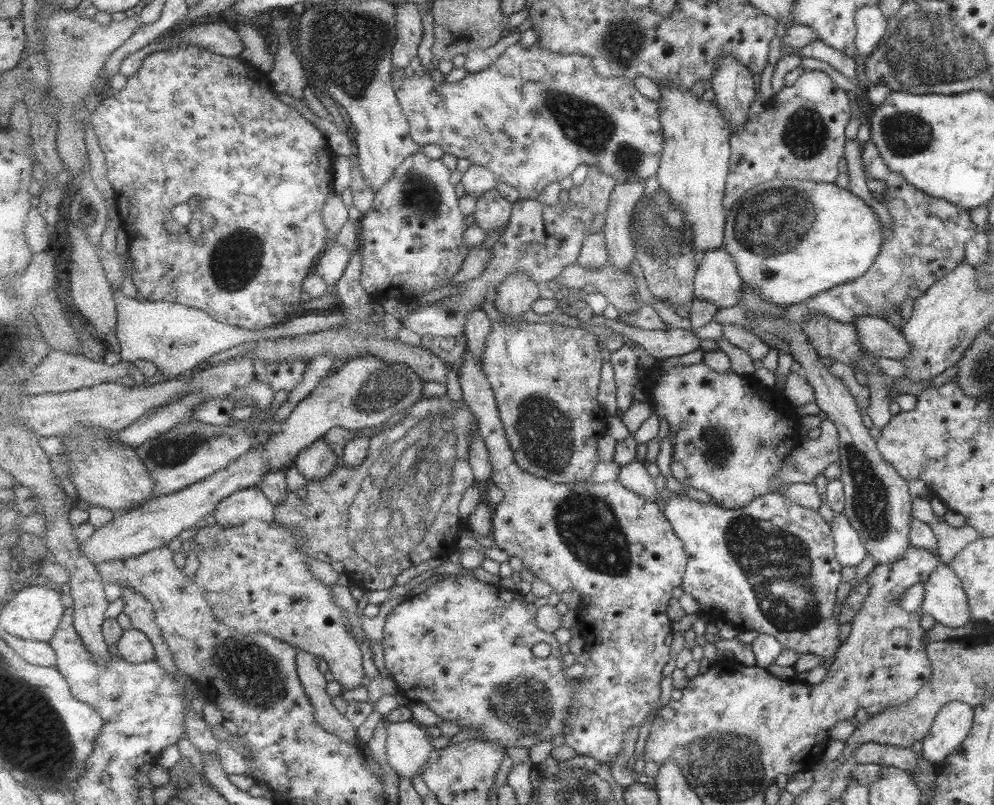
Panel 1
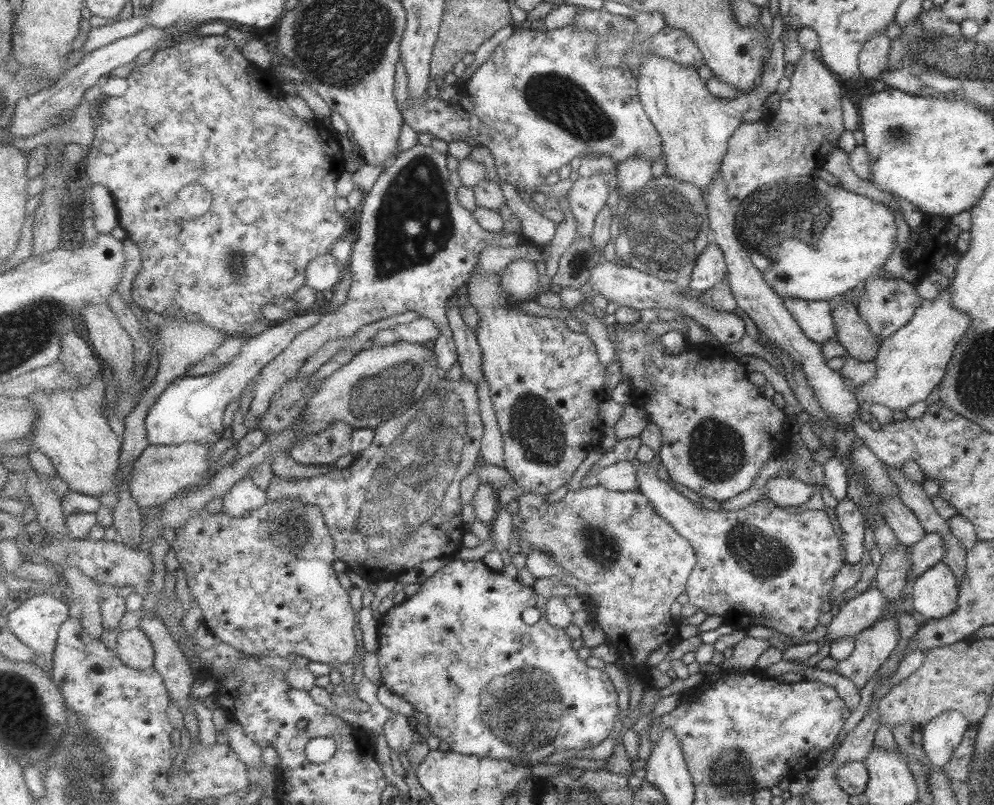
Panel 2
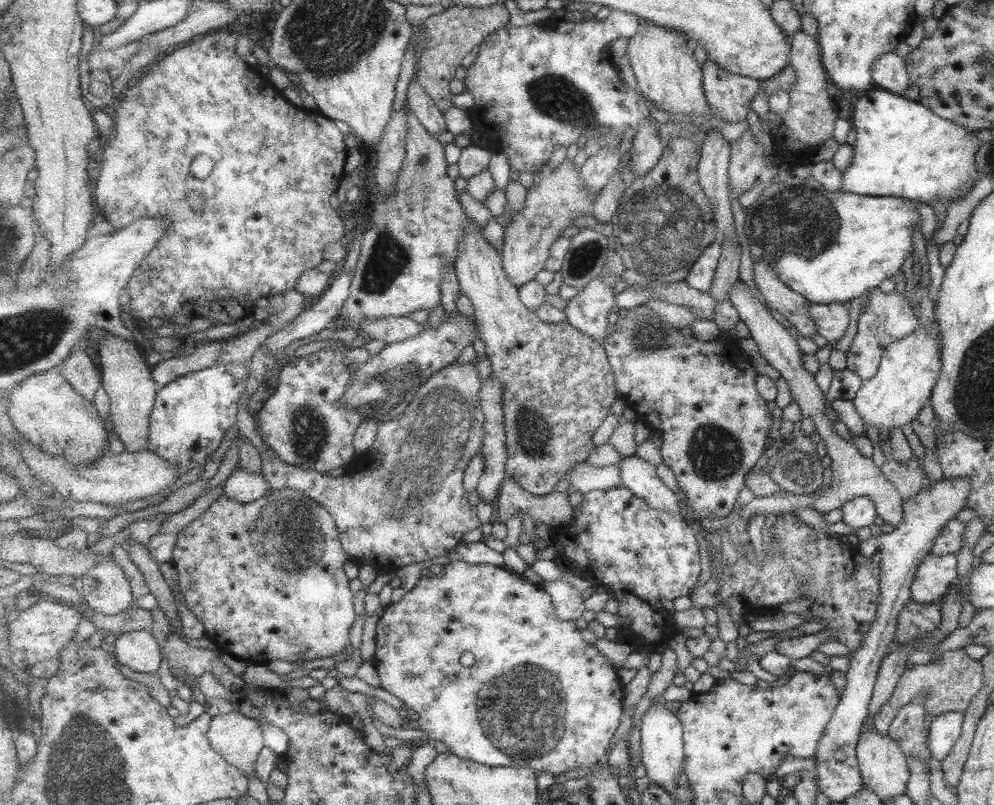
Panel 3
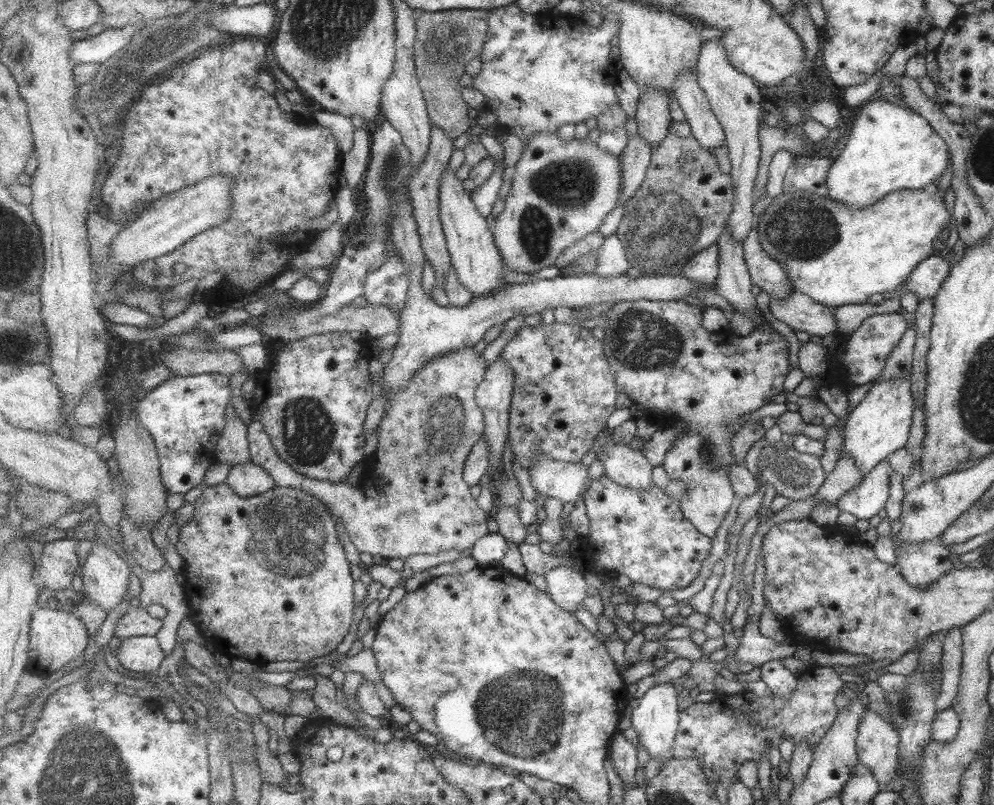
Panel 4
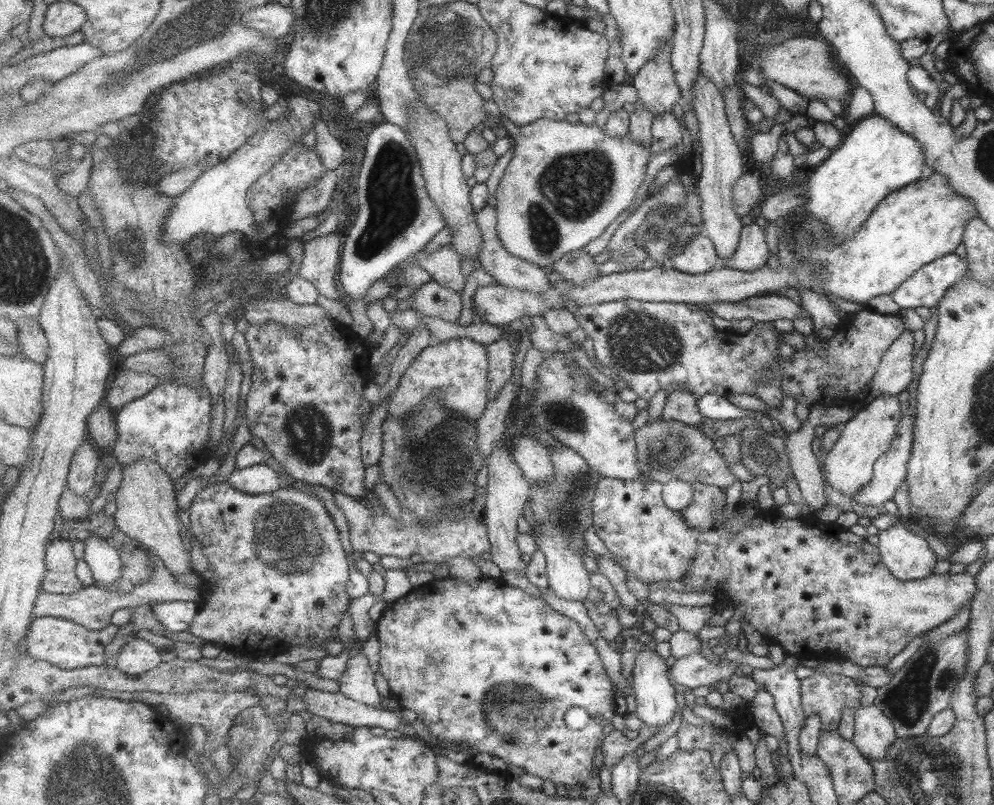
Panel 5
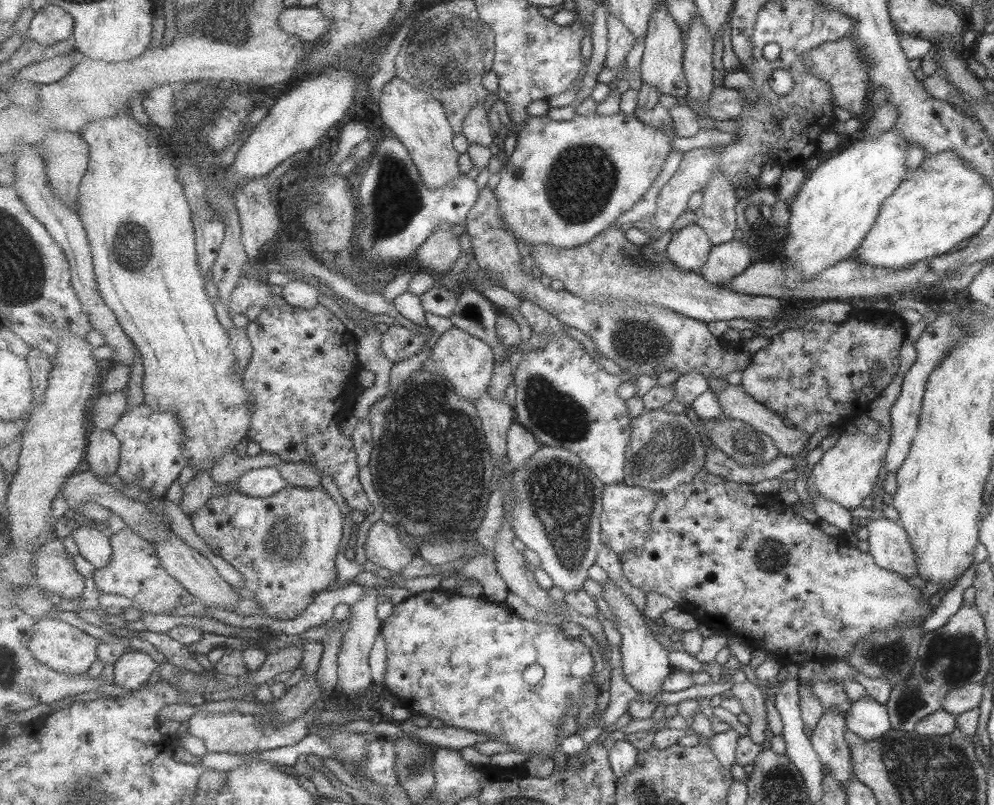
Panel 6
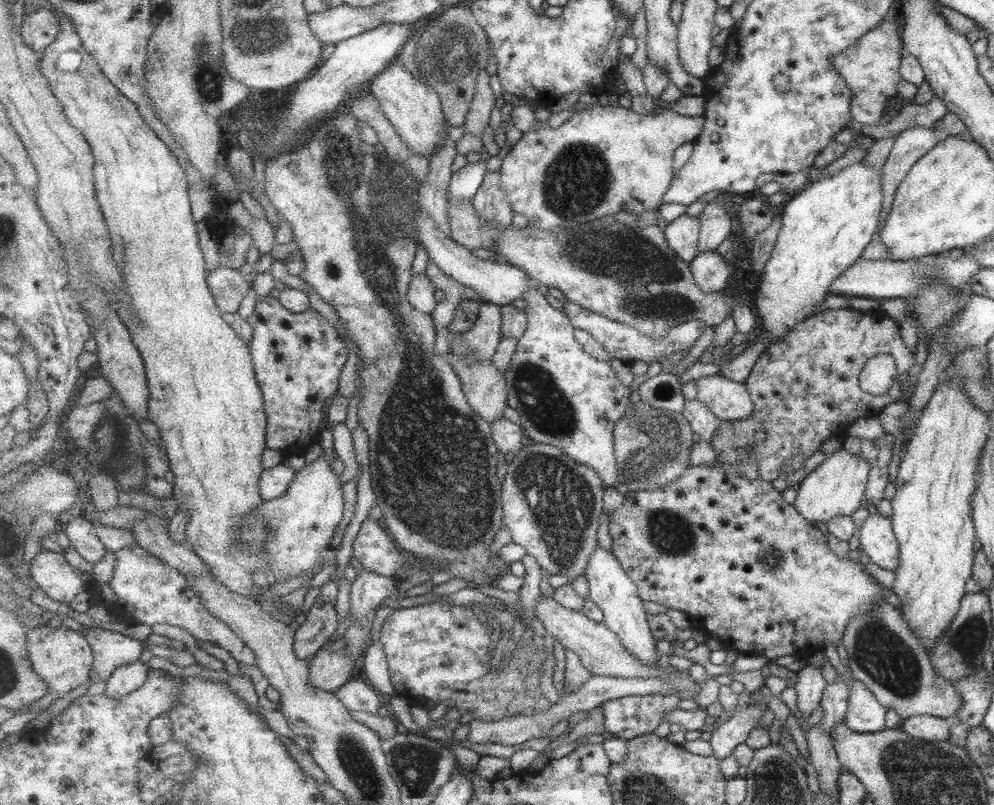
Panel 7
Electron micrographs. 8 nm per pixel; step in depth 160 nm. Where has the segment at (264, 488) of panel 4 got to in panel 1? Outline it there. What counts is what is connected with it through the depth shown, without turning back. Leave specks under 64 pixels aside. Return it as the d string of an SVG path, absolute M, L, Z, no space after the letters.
M252 487L235 492L220 502L213 515L225 526L242 525L252 519L271 522L275 521L275 507L258 487Z

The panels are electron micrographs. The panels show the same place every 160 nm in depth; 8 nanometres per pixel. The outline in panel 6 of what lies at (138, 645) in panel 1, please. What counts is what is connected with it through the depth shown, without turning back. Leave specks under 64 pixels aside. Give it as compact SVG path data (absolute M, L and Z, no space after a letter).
M131 649L116 662L115 683L128 692L139 690L160 666L149 654Z

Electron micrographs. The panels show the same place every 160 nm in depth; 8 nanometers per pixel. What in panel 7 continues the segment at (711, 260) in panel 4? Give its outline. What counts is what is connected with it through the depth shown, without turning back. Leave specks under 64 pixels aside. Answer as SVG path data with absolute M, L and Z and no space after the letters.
M684 214L665 228L669 246L689 264L701 254L699 243L701 227L699 216L692 218Z

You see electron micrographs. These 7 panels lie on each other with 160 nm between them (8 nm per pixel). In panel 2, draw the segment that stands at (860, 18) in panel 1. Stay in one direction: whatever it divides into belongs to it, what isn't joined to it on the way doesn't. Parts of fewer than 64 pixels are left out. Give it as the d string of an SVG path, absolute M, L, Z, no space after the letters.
M874 32L865 42L859 54L860 75L874 82L887 71L890 40L883 32Z

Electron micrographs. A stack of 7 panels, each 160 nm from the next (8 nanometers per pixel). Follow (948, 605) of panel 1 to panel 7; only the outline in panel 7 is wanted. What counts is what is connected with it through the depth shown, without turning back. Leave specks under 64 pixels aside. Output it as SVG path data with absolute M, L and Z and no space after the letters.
M875 513L866 517L857 532L861 553L875 566L893 571L900 566L900 550L895 534L891 534L891 527L887 518Z

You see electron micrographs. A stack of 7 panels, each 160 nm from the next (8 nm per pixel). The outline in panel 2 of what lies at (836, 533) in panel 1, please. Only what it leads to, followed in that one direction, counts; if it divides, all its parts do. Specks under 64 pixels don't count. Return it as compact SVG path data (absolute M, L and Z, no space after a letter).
M846 498L833 508L839 528L842 530L841 544L845 548L846 564L856 564L863 552L864 520L861 509Z

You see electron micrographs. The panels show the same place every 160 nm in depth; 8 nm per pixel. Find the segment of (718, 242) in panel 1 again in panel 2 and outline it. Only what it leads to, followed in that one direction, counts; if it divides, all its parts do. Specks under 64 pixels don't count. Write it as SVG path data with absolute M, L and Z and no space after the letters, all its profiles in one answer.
M780 40L771 44L761 83L754 91L738 96L735 100L716 97L703 82L699 72L689 66L681 66L674 60L647 55L645 64L638 68L640 97L649 118L656 124L663 139L666 176L695 183L708 191L714 176L719 172L729 141L735 131L744 123L745 112L762 109L769 94L776 92L777 84L784 79L784 47Z

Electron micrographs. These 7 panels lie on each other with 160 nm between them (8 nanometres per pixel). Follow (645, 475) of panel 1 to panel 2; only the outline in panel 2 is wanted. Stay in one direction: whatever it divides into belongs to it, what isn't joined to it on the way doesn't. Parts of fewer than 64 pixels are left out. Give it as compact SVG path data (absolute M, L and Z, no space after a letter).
M617 462L597 474L598 485L616 492L640 491L638 470L639 468L635 468L631 462Z

